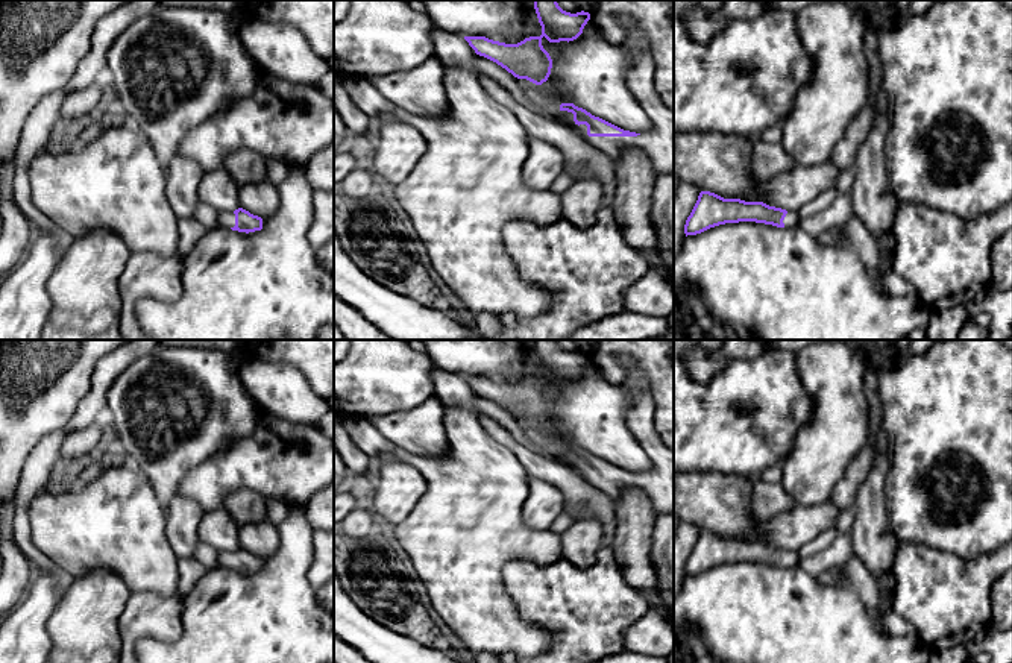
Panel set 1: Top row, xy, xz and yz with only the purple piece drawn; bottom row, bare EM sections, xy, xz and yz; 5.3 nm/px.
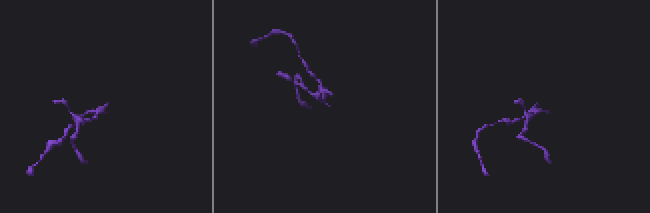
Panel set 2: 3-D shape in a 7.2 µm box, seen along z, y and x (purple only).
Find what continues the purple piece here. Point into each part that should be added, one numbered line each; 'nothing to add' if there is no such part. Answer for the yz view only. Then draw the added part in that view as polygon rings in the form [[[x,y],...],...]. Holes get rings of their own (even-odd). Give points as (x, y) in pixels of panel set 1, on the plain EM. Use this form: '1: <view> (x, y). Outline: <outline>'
1: yz (791, 560). Outline: [[[787,551],[783,563],[784,563],[784,567],[797,567],[800,563],[800,557],[797,551]]]

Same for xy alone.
1: xy (226, 559). Outline: [[[222,551],[218,555],[218,566],[228,567],[228,569],[234,567],[235,566],[234,551]]]

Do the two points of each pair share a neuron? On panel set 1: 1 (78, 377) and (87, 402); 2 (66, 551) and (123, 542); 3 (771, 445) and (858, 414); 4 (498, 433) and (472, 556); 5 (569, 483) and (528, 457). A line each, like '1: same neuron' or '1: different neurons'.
1: different neurons
2: same neuron
3: different neurons
4: different neurons
5: same neuron

